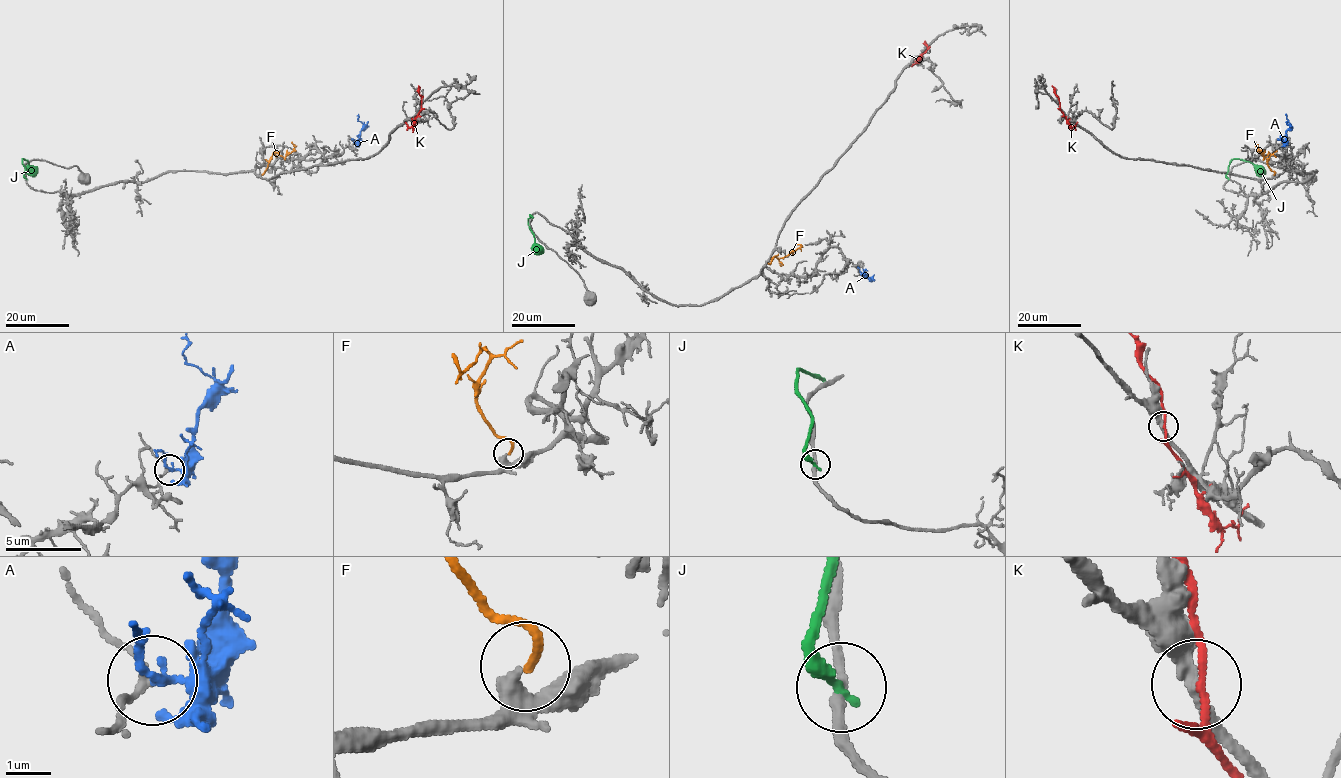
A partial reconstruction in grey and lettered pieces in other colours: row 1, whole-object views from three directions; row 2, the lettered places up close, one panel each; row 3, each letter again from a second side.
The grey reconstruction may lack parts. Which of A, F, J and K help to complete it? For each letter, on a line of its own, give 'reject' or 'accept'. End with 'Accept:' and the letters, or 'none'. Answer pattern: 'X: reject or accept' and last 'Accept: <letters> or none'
A: reject
F: accept
J: reject
K: reject
Accept: F

